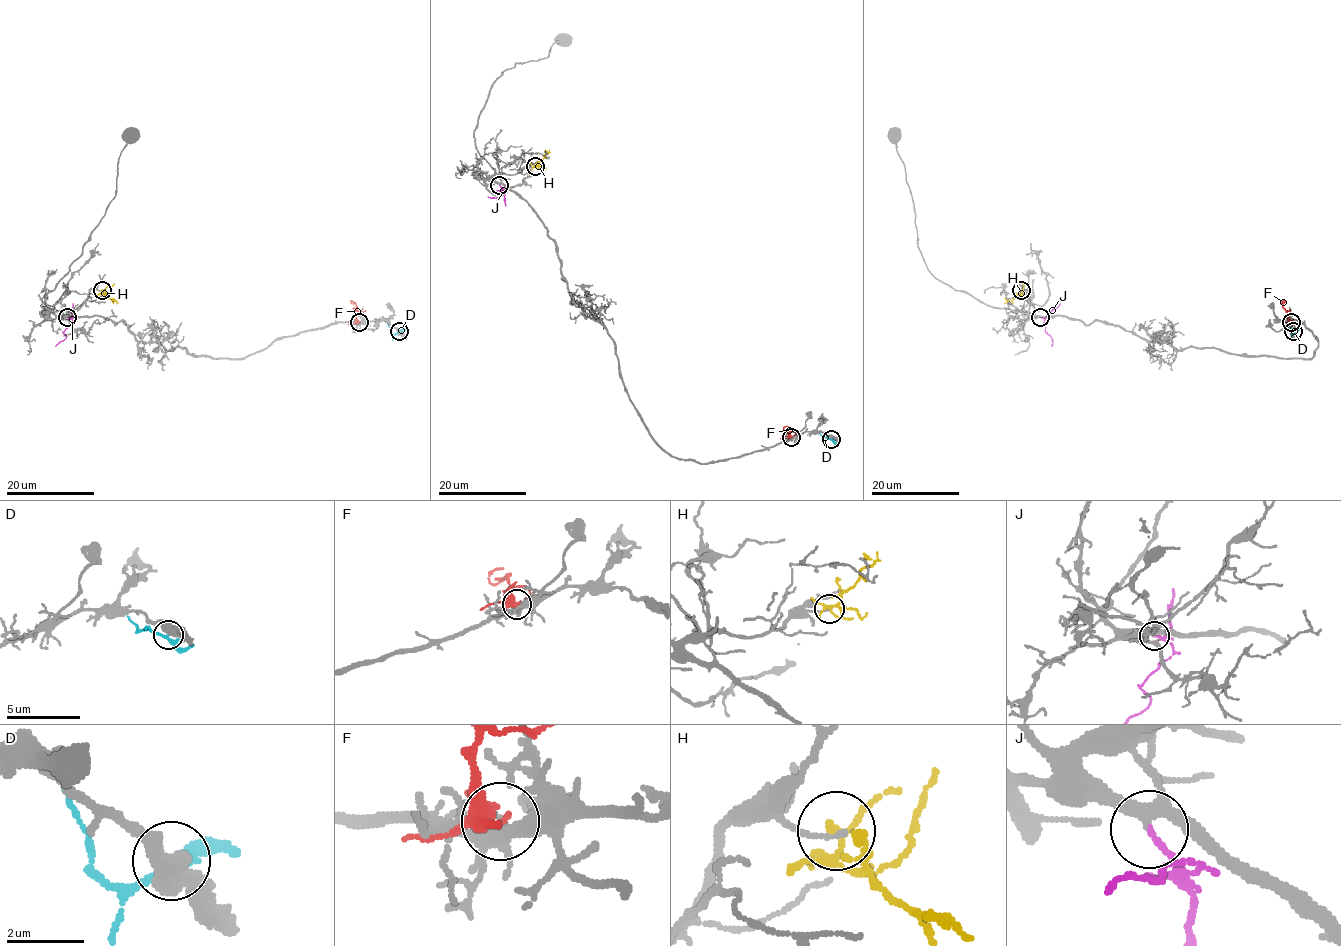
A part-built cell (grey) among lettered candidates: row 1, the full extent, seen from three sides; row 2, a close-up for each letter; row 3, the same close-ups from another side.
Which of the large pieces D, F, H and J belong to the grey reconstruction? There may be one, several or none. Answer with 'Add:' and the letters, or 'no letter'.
Add: J

